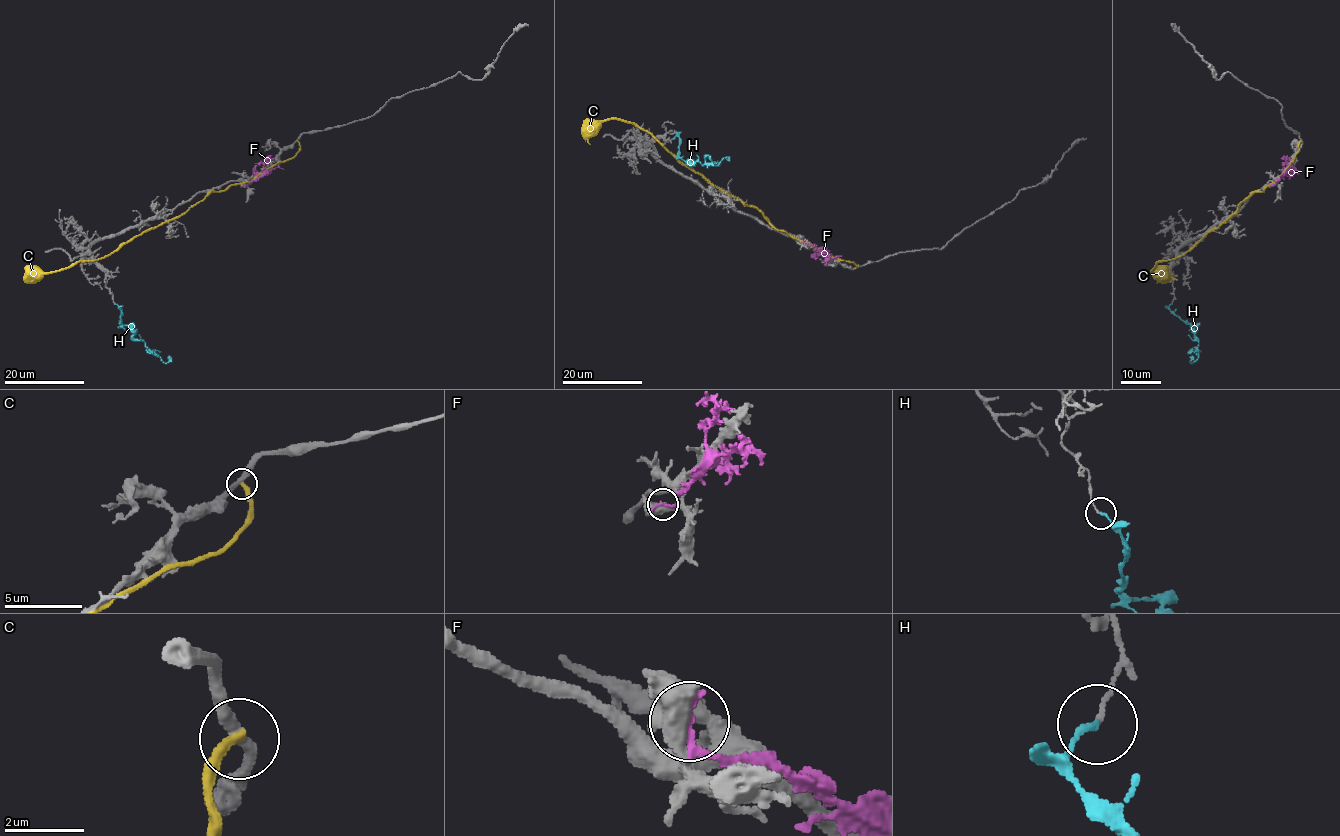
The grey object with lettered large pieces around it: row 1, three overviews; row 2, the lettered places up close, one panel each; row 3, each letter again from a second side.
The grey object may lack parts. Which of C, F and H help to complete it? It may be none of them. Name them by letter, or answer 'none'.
H

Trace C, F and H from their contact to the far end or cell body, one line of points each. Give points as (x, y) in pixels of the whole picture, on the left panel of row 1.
C: (297, 141), (299, 150), (292, 157), (250, 181), (212, 191), (109, 254), (32, 280)
F: (245, 184), (257, 181), (274, 168), (283, 169)
H: (115, 304), (121, 311), (121, 323), (131, 327), (134, 338), (145, 343), (165, 363), (170, 356)

